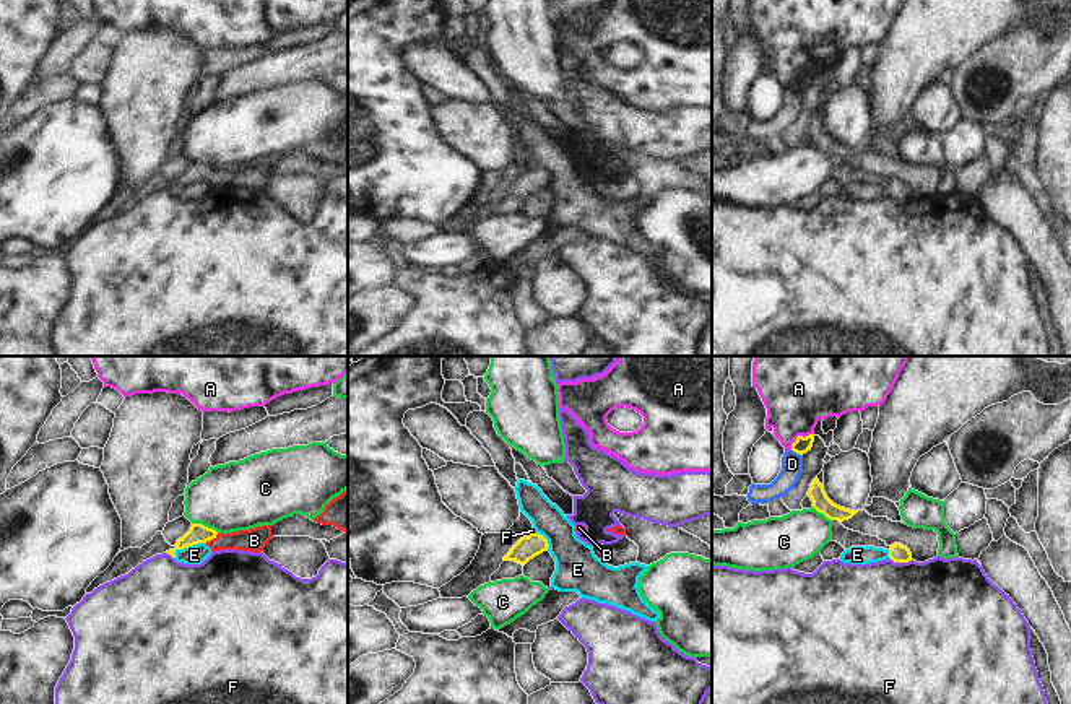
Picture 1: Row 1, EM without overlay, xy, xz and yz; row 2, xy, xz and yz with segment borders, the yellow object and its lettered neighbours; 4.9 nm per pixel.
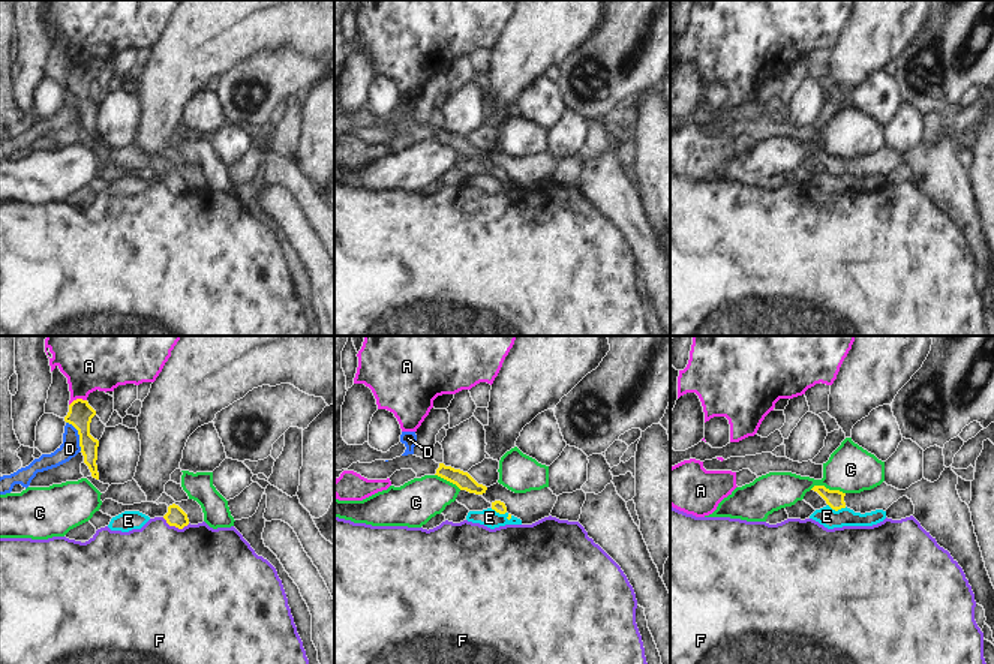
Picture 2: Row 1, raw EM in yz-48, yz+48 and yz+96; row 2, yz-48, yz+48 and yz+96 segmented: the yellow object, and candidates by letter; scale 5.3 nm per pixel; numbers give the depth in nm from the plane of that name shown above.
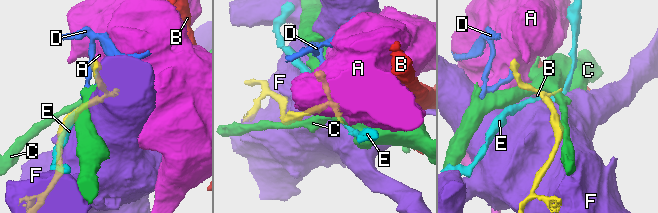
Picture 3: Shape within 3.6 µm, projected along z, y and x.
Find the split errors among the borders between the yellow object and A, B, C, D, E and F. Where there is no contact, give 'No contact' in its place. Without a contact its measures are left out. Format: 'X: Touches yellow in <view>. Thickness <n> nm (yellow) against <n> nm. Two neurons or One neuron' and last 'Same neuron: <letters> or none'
A: Touches yellow in yz. Thickness 80 nm (yellow) against 380 nm. Two neurons
B: Touches yellow in xy. Thickness 100 nm (yellow) against 120 nm. One neuron
C: Touches yellow in xy. Thickness 100 nm (yellow) against 340 nm. Two neurons
D: Touches yellow in yz. Thickness 80 nm (yellow) against 110 nm. Two neurons
E: Touches yellow in xy. Thickness 100 nm (yellow) against 100 nm. Two neurons
F: Touches yellow in yz. Thickness 90 nm (yellow) against 500 nm. Two neurons
Same neuron: B.

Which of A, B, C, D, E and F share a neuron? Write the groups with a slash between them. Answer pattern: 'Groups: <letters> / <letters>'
Groups: A / B / C / D / E / F.

